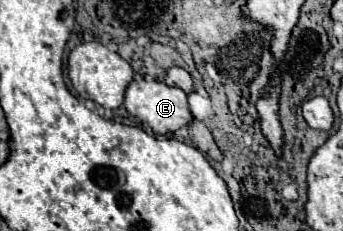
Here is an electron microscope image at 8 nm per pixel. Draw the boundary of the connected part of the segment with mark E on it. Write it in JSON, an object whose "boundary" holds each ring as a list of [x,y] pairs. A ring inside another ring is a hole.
{"boundary":[[[134,79],[128,89],[126,89],[126,97],[124,97],[124,107],[128,109],[130,115],[138,117],[144,125],[148,123],[148,127],[156,133],[156,135],[168,135],[174,133],[176,129],[188,125],[192,121],[190,109],[188,109],[188,101],[186,101],[186,93],[178,87],[170,87],[162,81],[146,81],[146,79]]]}

